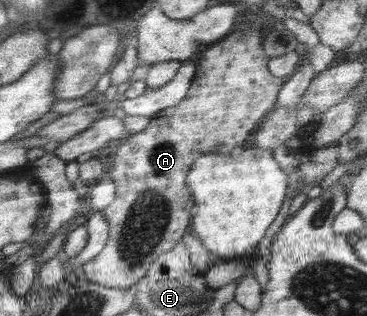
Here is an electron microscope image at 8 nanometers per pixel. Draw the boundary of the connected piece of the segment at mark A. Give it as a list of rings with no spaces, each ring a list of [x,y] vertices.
[[[256,20],[256,24],[246,24],[240,28],[240,30],[231,33],[229,37],[215,45],[203,50],[203,58],[196,65],[196,72],[191,82],[189,91],[177,105],[162,109],[160,112],[155,113],[150,118],[148,126],[139,133],[130,135],[127,138],[123,138],[120,142],[117,142],[118,150],[114,157],[114,162],[108,176],[112,179],[116,186],[116,198],[105,209],[101,210],[101,213],[107,218],[109,222],[109,237],[105,247],[96,255],[91,261],[83,264],[84,280],[88,284],[97,283],[109,288],[128,288],[135,286],[139,283],[144,274],[150,269],[153,262],[164,254],[166,251],[172,249],[177,242],[181,241],[185,235],[189,235],[189,231],[193,233],[193,215],[197,215],[197,205],[195,205],[195,197],[191,195],[189,191],[189,185],[187,185],[187,171],[191,169],[191,165],[195,163],[202,155],[209,153],[218,153],[219,155],[227,155],[233,153],[233,149],[241,150],[244,143],[249,143],[249,139],[253,139],[253,135],[260,129],[262,119],[264,119],[271,111],[276,110],[277,107],[281,107],[277,103],[277,97],[279,97],[279,90],[289,81],[289,79],[282,79],[282,77],[273,76],[268,70],[268,63],[271,61],[271,57],[265,53],[263,46],[263,30],[261,24]]]

